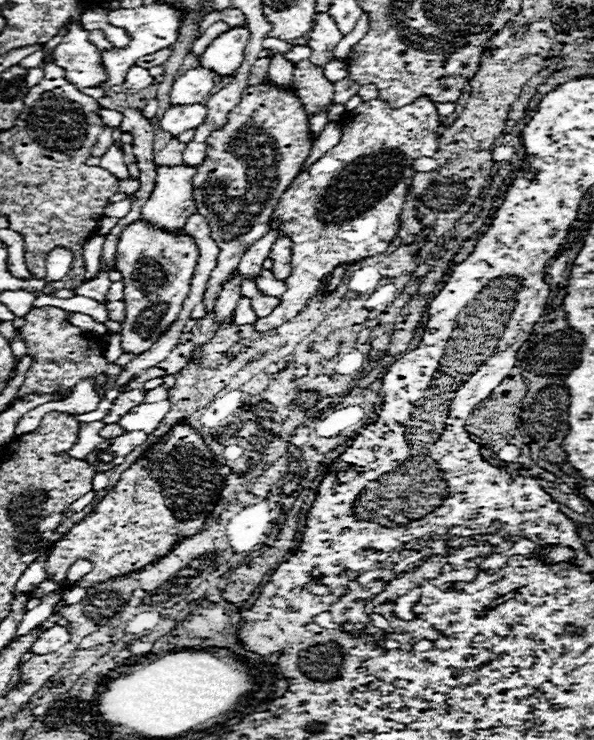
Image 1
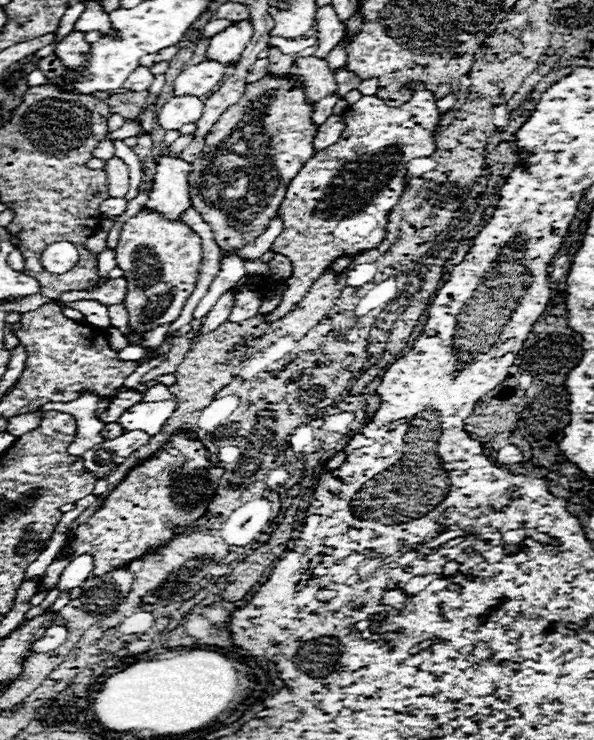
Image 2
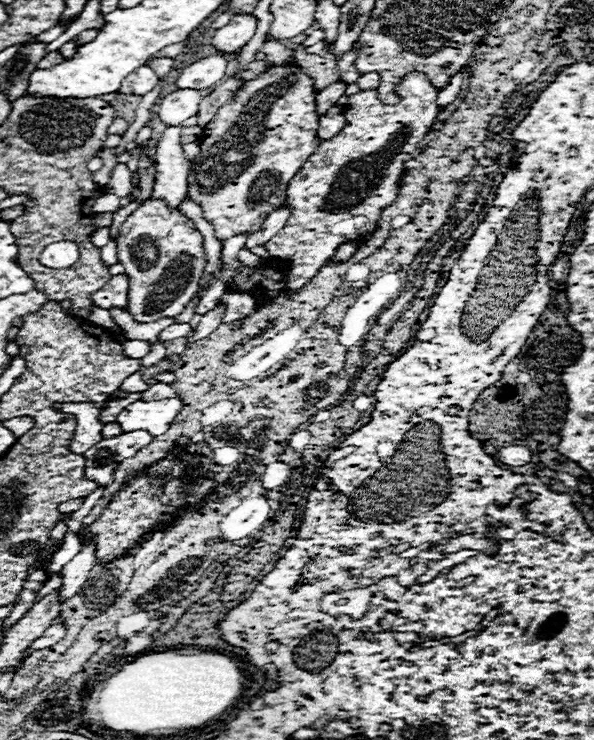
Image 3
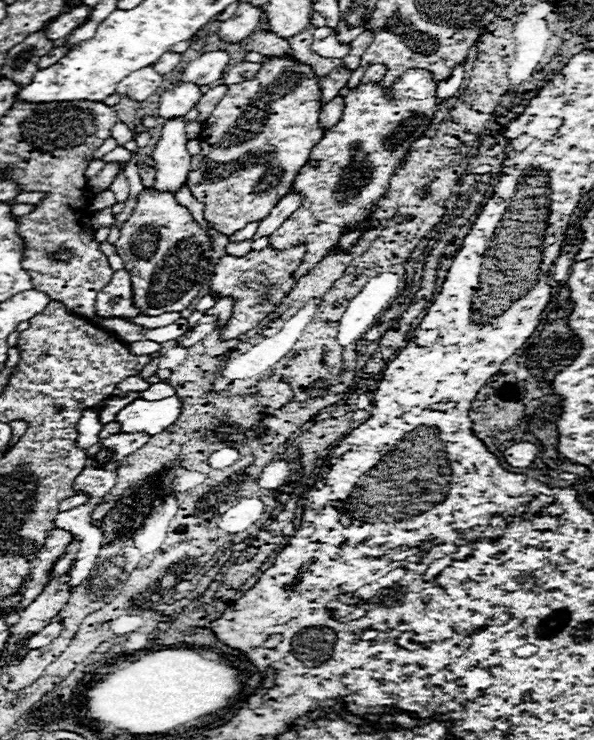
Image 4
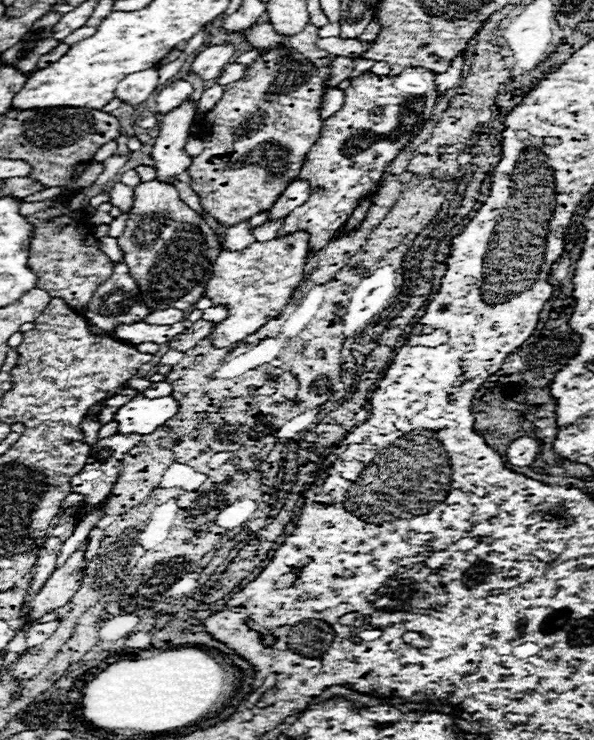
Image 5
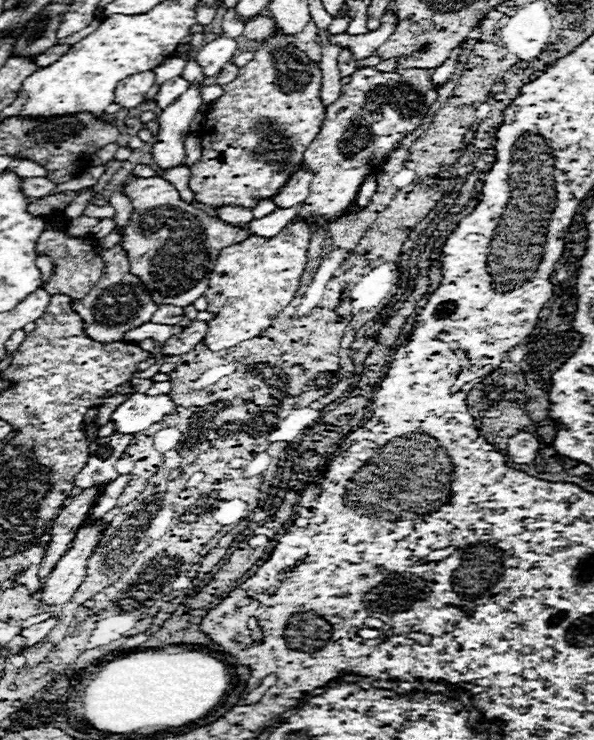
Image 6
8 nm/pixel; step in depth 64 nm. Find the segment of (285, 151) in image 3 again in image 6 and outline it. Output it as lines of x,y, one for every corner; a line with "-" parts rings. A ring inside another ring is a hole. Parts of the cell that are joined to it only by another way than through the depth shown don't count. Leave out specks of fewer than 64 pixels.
278,32
274,38
262,42
254,60
242,66
236,80
222,88
224,94
210,104
206,110
206,124
200,128
204,146
200,162
190,166
190,188
196,192
196,200
210,208
232,204
254,210
260,200
274,198
292,172
302,166
304,150
320,132
324,120
324,106
320,100
322,72
316,62
312,62
296,46
288,44
284,34

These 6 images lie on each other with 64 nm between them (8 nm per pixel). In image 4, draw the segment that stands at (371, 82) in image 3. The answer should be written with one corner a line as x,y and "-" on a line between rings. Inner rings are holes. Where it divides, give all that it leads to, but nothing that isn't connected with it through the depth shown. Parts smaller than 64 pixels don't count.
370,66
370,68
364,72
364,76
362,76
360,82
380,82
380,80
384,78
384,72
386,72
384,66

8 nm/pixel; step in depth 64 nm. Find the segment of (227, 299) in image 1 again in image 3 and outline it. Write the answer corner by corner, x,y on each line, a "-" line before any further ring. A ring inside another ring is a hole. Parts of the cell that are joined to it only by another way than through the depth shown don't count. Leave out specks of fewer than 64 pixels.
218,304
218,306
212,308
210,312
206,312
206,314
202,316
202,322
198,324
198,328
188,336
188,342
196,342
196,340
202,340
202,338
206,338
208,334
212,334
212,332
222,324
224,312
226,312
226,306
222,306
222,304

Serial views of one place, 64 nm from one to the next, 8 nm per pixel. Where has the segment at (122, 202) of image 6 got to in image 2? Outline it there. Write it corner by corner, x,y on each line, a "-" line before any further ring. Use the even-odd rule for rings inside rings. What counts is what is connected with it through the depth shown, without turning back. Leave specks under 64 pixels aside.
112,156
106,160
104,170
108,172
108,182
110,182
110,196
112,198
124,198
128,192
128,166
124,160

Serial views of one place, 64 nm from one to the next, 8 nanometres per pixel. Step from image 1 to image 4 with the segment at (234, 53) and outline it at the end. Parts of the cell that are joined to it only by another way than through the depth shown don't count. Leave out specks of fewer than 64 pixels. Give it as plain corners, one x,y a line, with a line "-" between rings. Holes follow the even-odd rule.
242,4
242,6
238,6
236,14
230,20
220,24
218,36
224,42
240,44
250,34
254,34
254,30
258,28
258,22
260,22
260,8
254,8
250,4

